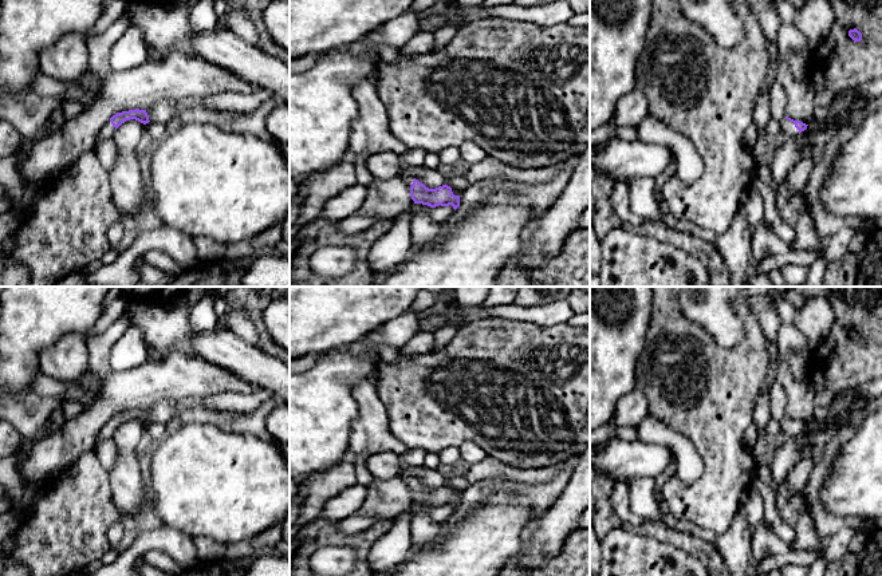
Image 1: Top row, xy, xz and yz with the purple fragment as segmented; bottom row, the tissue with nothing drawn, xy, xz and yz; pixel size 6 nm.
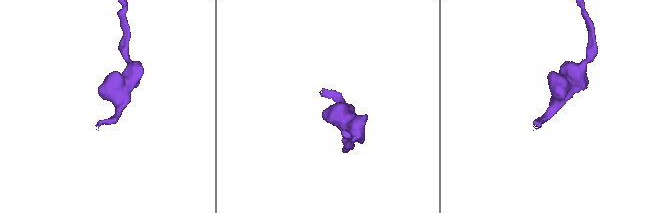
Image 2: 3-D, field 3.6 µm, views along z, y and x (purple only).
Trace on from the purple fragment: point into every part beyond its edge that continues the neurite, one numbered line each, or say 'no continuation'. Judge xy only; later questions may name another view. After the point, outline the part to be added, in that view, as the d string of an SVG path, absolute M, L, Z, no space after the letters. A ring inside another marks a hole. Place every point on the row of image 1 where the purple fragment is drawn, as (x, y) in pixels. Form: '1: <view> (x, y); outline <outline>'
1: xy (107, 130); outline M110 121L106 122L106 125L101 129L101 131L98 133L97 141L95 141L95 146L106 139L111 139L113 134L115 131L115 127L111 125Z

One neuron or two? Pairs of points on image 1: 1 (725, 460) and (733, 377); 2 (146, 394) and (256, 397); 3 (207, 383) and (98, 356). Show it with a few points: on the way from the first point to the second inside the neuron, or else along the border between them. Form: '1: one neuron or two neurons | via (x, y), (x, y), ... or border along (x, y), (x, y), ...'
1: one neuron | via (725, 440), (725, 397)
2: two neurons | border along (239, 391), (191, 395), (177, 401)
3: one neuron | via (178, 382), (119, 382)

